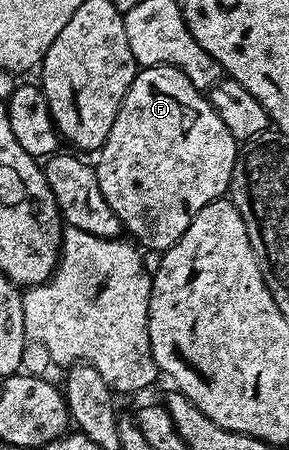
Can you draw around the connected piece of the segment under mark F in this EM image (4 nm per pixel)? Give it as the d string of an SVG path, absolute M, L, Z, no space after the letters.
M143 67L128 89L120 113L116 113L116 121L112 121L112 133L108 133L106 144L97 152L100 193L104 193L104 201L112 205L112 213L120 217L123 228L134 234L135 244L165 253L180 241L184 229L192 225L200 209L229 192L239 150L239 140L232 137L218 110L192 85L187 75L175 67Z

